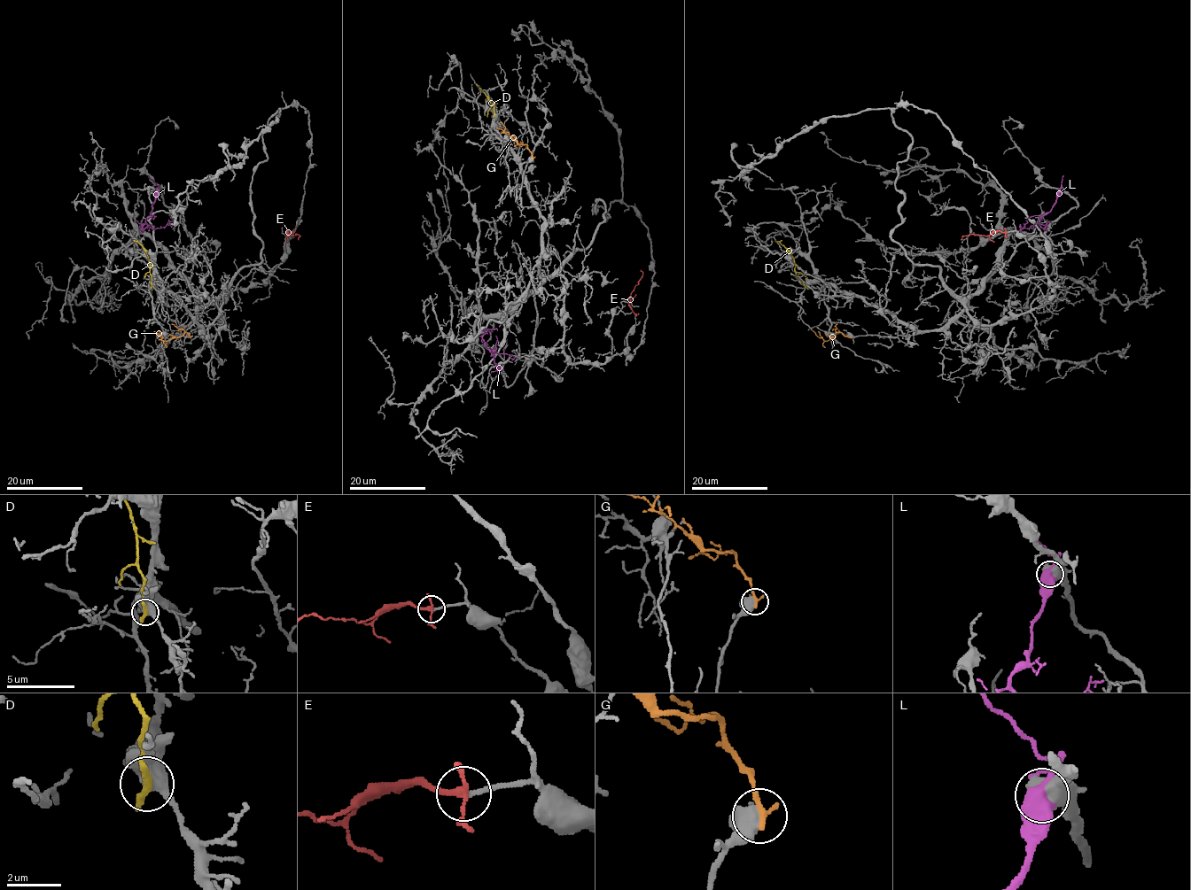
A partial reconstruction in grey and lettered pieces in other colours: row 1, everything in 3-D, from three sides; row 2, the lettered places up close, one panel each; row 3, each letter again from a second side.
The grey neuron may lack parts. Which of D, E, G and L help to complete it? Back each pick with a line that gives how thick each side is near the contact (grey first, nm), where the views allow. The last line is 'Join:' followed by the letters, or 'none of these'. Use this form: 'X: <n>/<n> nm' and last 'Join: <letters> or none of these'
E: 170/180 nm
Join: E

